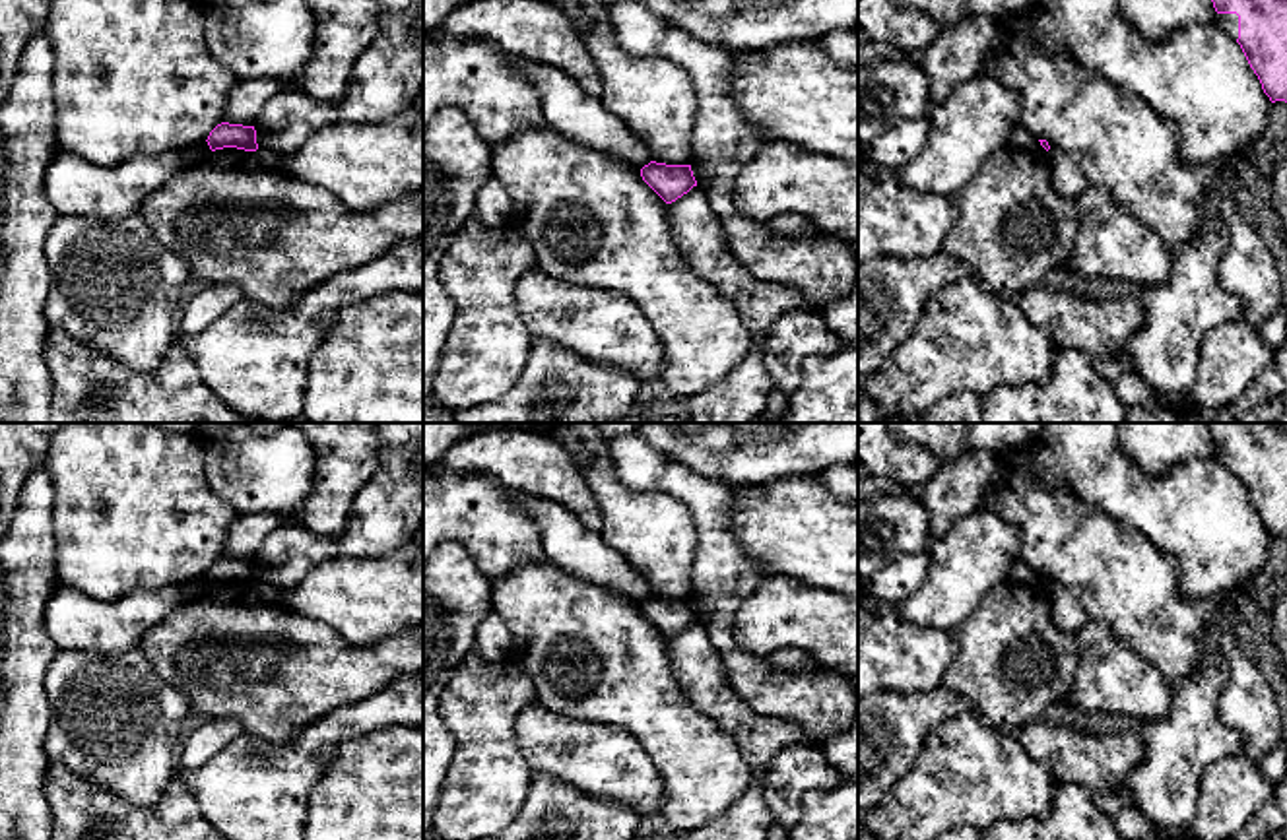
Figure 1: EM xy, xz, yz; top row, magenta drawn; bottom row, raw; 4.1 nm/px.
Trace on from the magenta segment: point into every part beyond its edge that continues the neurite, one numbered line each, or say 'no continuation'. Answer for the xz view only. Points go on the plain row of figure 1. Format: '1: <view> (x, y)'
no continuation

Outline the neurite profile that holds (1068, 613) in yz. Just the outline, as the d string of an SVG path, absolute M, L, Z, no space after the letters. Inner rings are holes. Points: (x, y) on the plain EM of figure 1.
M1048 584L1044 590L1050 601L1052 623L1070 634L1077 634L1089 621L1081 601L1064 586Z

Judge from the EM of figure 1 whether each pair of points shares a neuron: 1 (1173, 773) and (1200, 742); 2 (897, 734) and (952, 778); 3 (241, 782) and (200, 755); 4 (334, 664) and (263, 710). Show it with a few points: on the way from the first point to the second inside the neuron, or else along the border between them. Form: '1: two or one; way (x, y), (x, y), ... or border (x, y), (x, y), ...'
1: one; way (1173, 765), (1192, 745)
2: two; border (950, 718), (930, 732), (915, 765), (891, 788)
3: two; border (243, 732), (195, 771), (179, 771)
4: one; way (317, 670), (303, 670), (280, 693)

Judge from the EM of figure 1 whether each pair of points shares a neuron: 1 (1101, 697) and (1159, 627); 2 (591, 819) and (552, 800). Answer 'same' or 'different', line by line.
1: different
2: same

